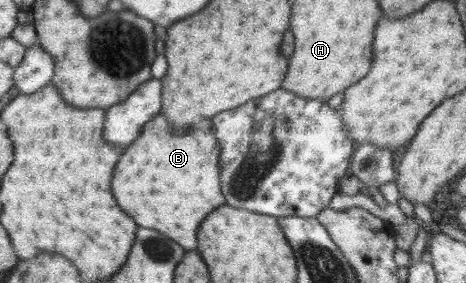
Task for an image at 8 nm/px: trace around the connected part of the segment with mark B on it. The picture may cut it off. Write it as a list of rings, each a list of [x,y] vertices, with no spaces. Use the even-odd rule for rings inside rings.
[[[163,113],[153,116],[139,137],[124,150],[111,183],[119,207],[129,213],[137,225],[165,233],[186,251],[197,250],[195,235],[201,221],[215,207],[226,204],[219,187],[220,151],[218,139],[211,135],[213,124],[209,118],[203,118],[191,127],[179,137],[173,134]]]

